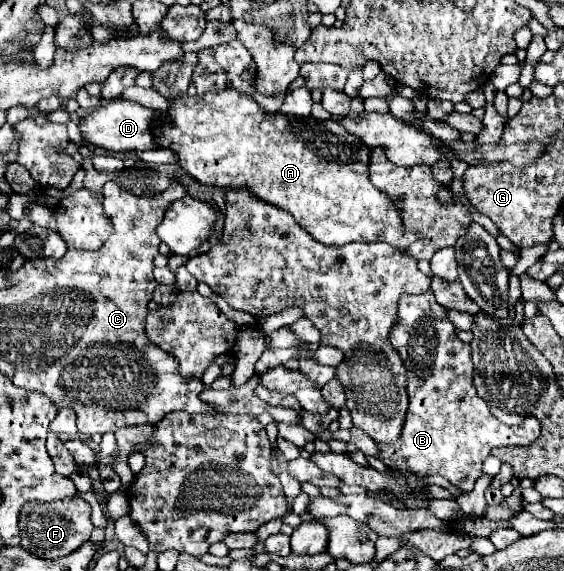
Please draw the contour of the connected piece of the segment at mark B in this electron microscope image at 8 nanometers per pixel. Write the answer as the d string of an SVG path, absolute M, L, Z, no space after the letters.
M431 290L419 296L403 294L403 298L399 298L397 322L389 332L389 342L401 356L403 366L407 368L407 394L409 394L409 408L399 438L393 444L375 442L379 448L377 458L385 462L389 468L395 468L405 474L413 472L417 476L443 476L461 490L471 492L477 478L481 476L481 464L491 454L493 448L529 446L537 440L541 432L539 420L531 416L521 426L505 426L491 414L487 404L483 404L483 400L477 396L473 384L471 348L469 344L461 342L455 336L455 326L447 320L447 310L437 304Z

